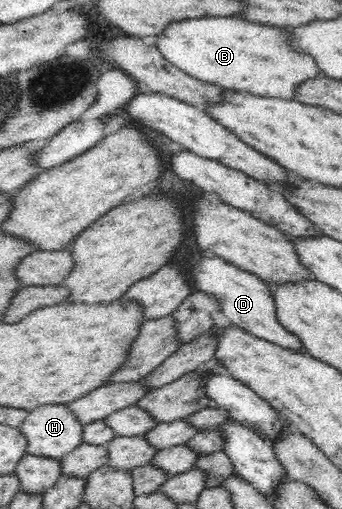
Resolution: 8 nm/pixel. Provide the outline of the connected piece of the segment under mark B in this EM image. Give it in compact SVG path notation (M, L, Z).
M211 16L211 18L173 22L155 38L154 46L170 63L199 80L229 91L293 101L301 82L323 75L313 56L309 53L299 53L287 43L286 27L274 27L237 16Z

